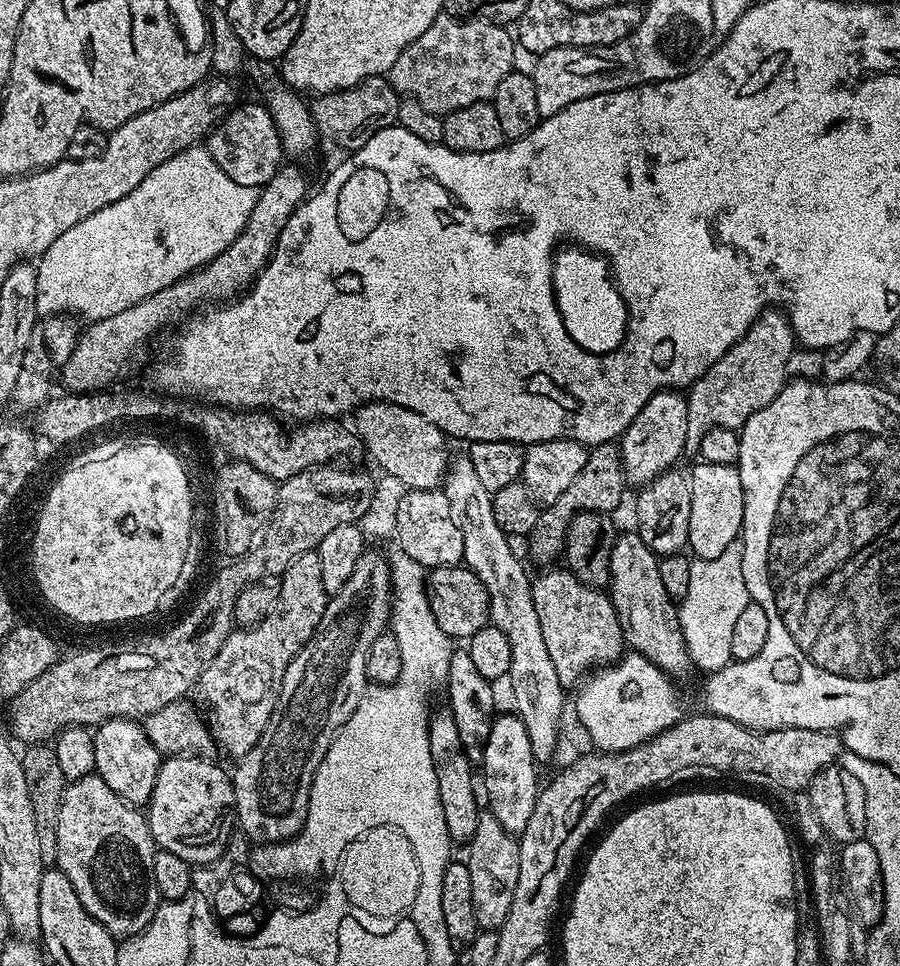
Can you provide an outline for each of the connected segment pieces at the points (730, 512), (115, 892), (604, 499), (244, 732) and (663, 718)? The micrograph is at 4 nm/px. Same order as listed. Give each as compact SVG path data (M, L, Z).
M697 463L697 468L690 472L692 493L690 494L690 534L688 535L688 548L691 555L697 560L718 558L730 542L734 542L741 535L744 527L744 491L739 467L730 464Z
M93 774L81 780L73 780L65 787L62 806L58 810L55 867L59 868L62 874L66 874L66 878L70 878L70 886L74 886L74 891L78 893L78 898L81 900L82 906L86 906L86 914L90 914L90 918L102 922L102 926L106 926L106 930L111 936L117 938L136 936L152 921L154 914L158 910L158 906L162 903L160 891L158 890L158 882L154 882L154 854L156 851L158 849L156 843L152 841L145 813L137 805L128 804L122 798L118 798L118 794L114 794L114 790L110 790L110 786L106 786L106 782L102 782L100 776Z
M609 442L595 445L586 458L586 466L578 473L578 478L570 482L562 495L553 504L547 505L538 518L538 526L528 538L528 554L531 563L552 566L561 559L564 550L564 539L568 536L568 527L573 518L580 512L611 513L624 500L626 479L624 472L624 457L620 455L619 443Z
M307 552L302 554L284 571L283 576L278 580L278 595L276 606L269 612L265 620L260 624L251 626L240 626L228 633L226 642L222 642L222 650L210 662L210 666L200 676L198 693L208 703L212 711L210 716L210 728L215 739L229 752L233 758L245 756L262 738L266 726L272 717L272 711L282 690L282 678L286 674L286 666L302 650L322 622L322 614L326 614L330 594L326 590L326 582L322 582L322 566L318 563L318 554Z
M625 654L616 663L593 671L579 685L575 693L576 716L580 719L581 726L588 731L589 738L597 744L595 747L599 751L628 752L631 748L637 748L639 744L653 740L655 736L684 719L686 709L680 705L680 692L676 689L676 684L677 681L673 677L654 666L654 662L650 662L646 657Z

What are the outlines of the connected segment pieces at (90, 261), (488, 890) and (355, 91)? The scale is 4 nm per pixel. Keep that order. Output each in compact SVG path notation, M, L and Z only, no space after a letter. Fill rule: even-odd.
M193 146L166 158L166 162L162 162L162 166L150 170L150 174L146 174L146 178L142 178L142 182L138 182L138 186L134 186L134 190L130 190L126 194L126 198L118 198L118 202L114 202L110 206L102 206L102 210L90 214L90 218L82 218L82 222L70 226L70 230L66 230L66 234L58 234L58 238L54 238L54 242L44 251L43 256L39 257L38 263L35 265L38 316L45 318L71 314L81 321L95 322L114 318L114 314L122 314L122 310L142 302L150 294L158 294L158 290L170 286L175 280L181 280L182 277L195 272L198 268L203 268L218 254L225 252L244 233L244 227L250 218L250 210L254 210L254 202L258 202L259 197L260 193L257 189L241 186L240 183L234 182L234 178L230 178L230 174L226 174L226 170L222 170L222 166L218 166L218 162L214 162L207 147Z
M484 810L478 818L478 830L474 830L466 848L477 929L498 930L506 922L506 914L510 914L510 902L514 902L514 886L518 886L520 841L502 828L502 822L498 822L492 812Z
M372 76L362 84L355 84L341 92L325 92L311 101L313 121L319 129L319 135L326 141L333 140L340 148L355 150L366 146L378 130L390 128L396 124L401 95L396 87L384 76Z

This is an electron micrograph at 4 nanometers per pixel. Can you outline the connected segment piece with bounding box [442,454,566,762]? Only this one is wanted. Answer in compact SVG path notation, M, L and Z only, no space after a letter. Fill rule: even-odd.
M460 454L457 460L455 457L451 461L442 490L450 502L458 530L462 530L463 563L486 586L491 623L502 630L510 641L510 670L506 680L512 683L512 700L516 703L514 712L526 726L526 734L530 734L532 753L537 761L544 762L556 752L566 689L558 682L558 673L554 670L554 662L550 662L550 654L542 638L542 626L538 626L538 610L534 610L532 580L524 569L525 561L519 560L514 550L510 550L509 535L494 518L492 493L482 486L482 482L478 482L474 462L470 462L467 454Z

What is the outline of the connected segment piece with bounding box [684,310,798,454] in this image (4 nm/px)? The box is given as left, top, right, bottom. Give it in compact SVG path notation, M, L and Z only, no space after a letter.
M765 310L753 322L750 330L702 378L698 378L687 389L688 398L685 453L696 454L706 430L715 428L741 429L744 423L762 406L774 402L789 379L790 354L797 351L798 341L792 332L792 323L780 310Z

